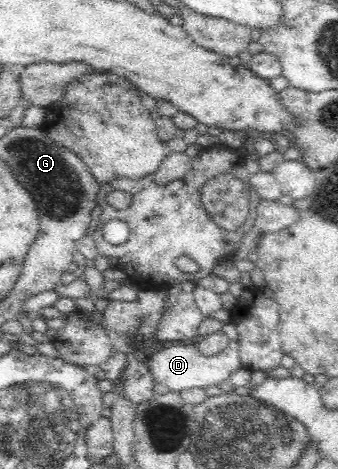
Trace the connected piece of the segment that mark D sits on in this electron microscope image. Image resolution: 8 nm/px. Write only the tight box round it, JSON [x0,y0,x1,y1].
[144,341,242,392]

